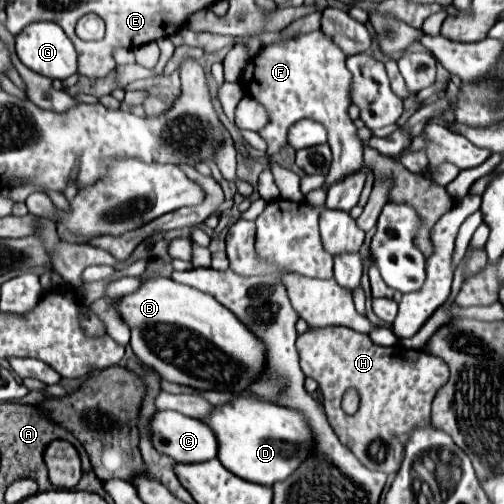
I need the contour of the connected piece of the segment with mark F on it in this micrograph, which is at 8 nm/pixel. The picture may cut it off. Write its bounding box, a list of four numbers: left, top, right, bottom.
[240,31,362,187]

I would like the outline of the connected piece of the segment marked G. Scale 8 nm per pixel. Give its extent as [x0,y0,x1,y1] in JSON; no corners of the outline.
[16,23,76,79]

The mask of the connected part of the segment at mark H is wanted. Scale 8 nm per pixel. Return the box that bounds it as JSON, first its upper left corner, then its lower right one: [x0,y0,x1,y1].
[296,327,448,473]

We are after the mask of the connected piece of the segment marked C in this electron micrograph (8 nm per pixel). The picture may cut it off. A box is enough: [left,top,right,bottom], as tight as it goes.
[150,411,218,463]

